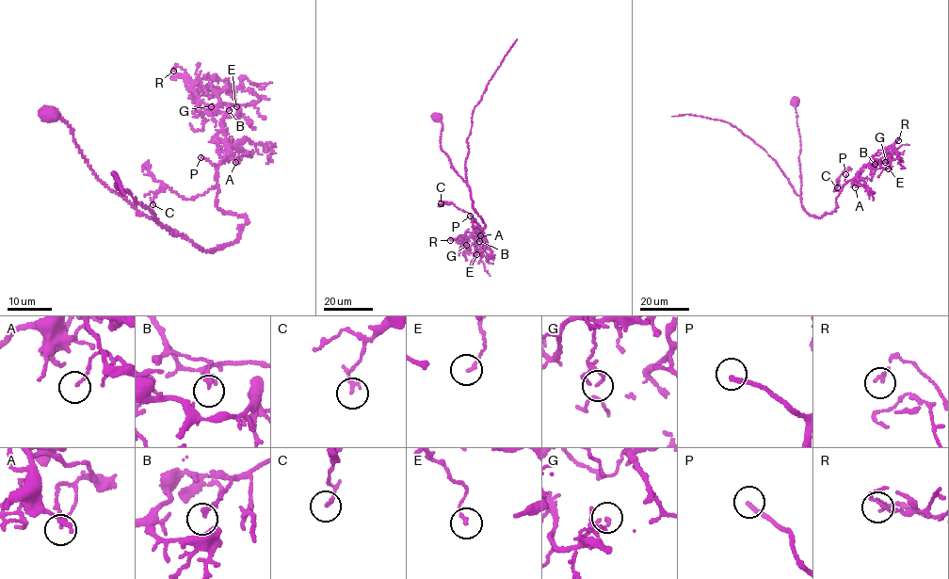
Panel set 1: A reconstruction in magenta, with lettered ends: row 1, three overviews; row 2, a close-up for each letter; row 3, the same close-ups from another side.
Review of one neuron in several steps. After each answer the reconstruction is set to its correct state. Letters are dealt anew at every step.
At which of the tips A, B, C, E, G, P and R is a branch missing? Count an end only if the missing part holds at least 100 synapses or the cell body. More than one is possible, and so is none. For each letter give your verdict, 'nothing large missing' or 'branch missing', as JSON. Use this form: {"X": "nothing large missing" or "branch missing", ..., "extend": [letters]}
{"A": "nothing large missing", "B": "nothing large missing", "C": "nothing large missing", "E": "nothing large missing", "G": "nothing large missing", "P": "branch missing", "R": "nothing large missing", "extend": ["P"]}

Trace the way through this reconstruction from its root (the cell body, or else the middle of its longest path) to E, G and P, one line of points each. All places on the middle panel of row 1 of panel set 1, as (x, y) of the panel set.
E: (437, 117), (440, 147), (486, 225), (473, 219), (480, 234), (463, 236), (465, 254), (472, 245), (476, 254)
G: (437, 117), (440, 147), (486, 225), (472, 220), (482, 229), (466, 245)
P: (437, 117), (442, 125), (440, 147), (467, 184), (473, 207), (486, 227), (474, 226), (470, 216)

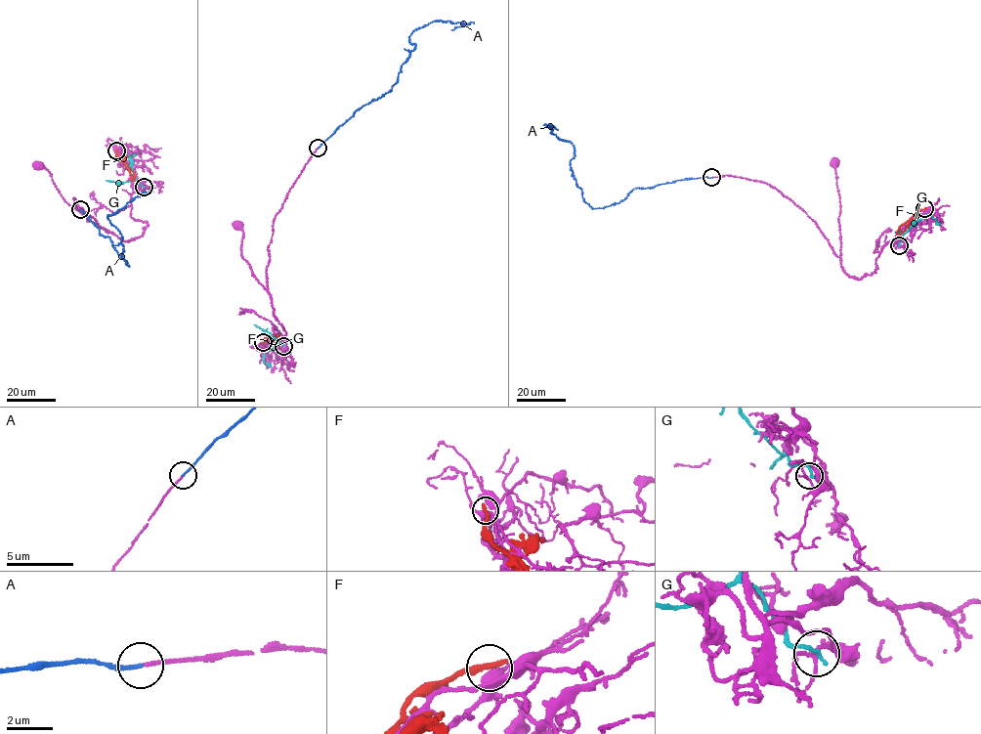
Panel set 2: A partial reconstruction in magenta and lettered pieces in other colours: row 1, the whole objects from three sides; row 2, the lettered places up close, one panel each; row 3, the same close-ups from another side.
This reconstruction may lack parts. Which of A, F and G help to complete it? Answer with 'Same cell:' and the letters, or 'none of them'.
Same cell: A

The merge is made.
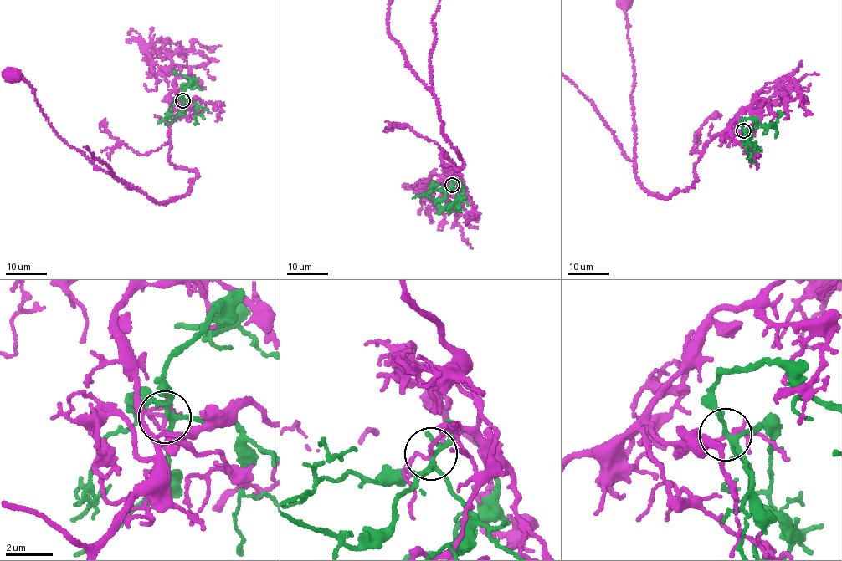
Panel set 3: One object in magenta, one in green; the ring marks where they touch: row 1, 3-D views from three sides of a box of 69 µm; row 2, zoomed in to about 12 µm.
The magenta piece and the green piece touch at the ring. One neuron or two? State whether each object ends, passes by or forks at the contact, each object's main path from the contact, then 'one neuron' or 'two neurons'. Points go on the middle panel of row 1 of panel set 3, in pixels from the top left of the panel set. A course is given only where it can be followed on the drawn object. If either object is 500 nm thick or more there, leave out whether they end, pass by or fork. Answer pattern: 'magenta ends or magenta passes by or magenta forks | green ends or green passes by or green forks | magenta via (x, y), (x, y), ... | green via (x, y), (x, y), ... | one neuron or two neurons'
magenta passes by | green forks | magenta via (452, 185), (457, 170), (440, 155), (464, 165), (433, 94), (389, 33) | green via (452, 185), (458, 181), (464, 191), (455, 201), (447, 205), (449, 211), (438, 206), (439, 210) | two neurons

